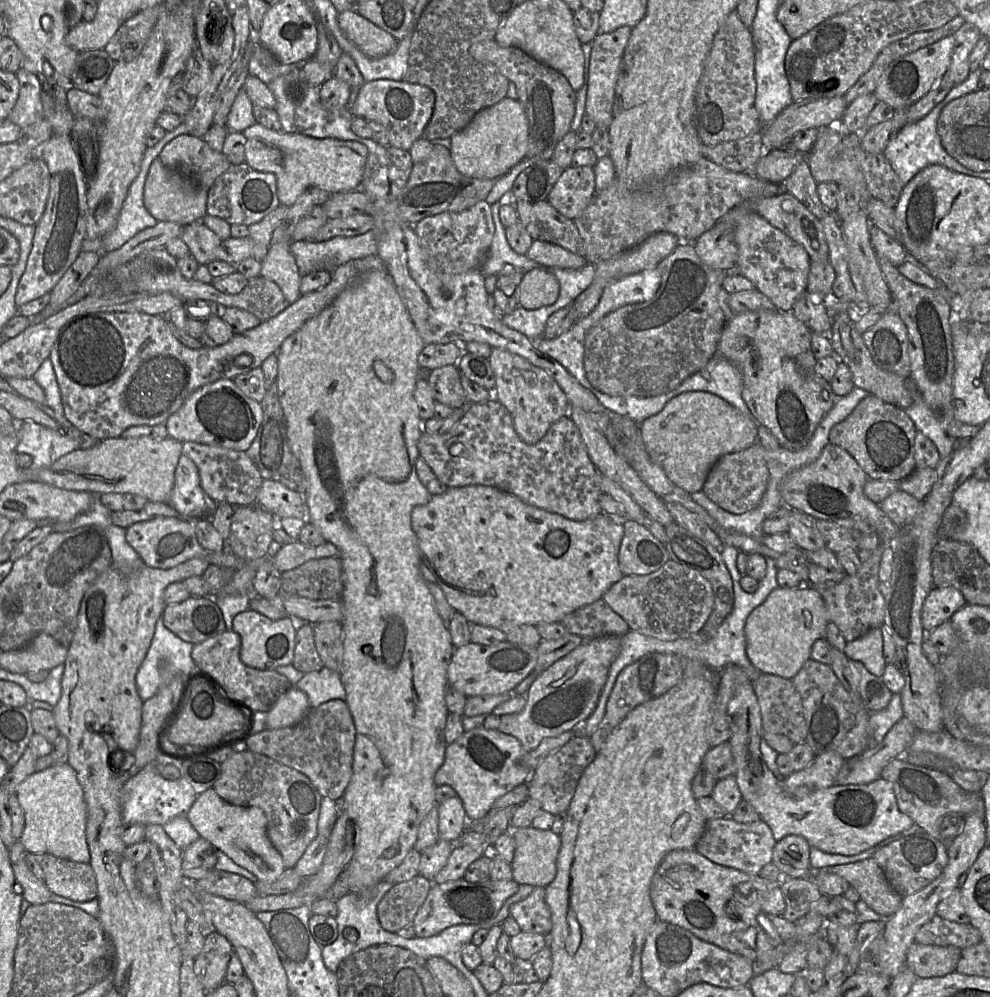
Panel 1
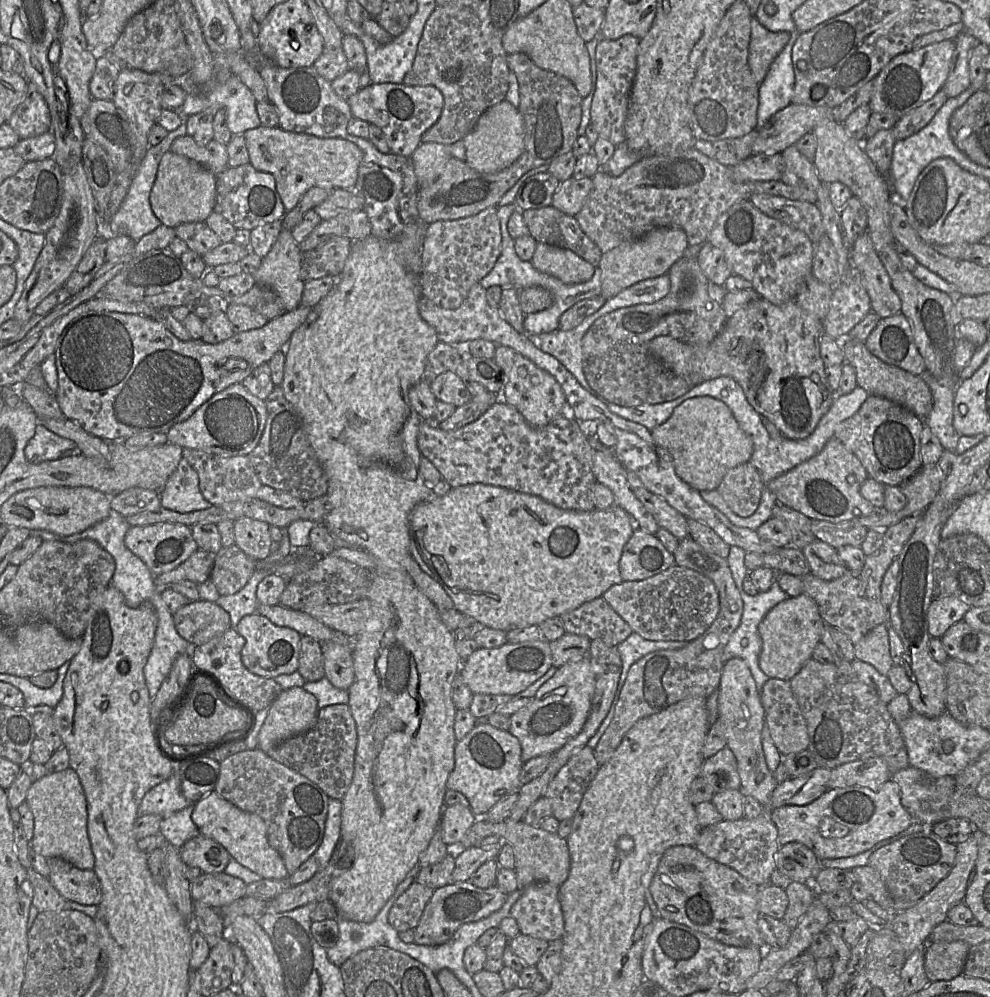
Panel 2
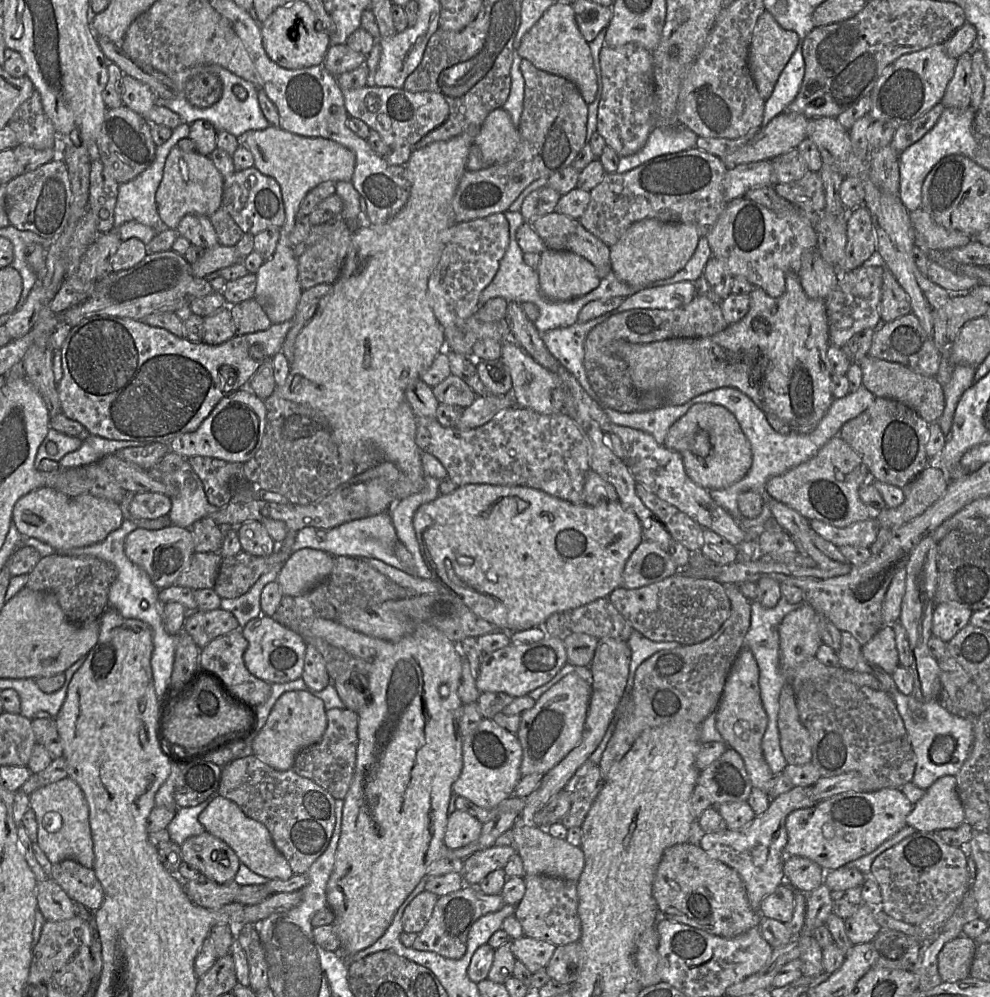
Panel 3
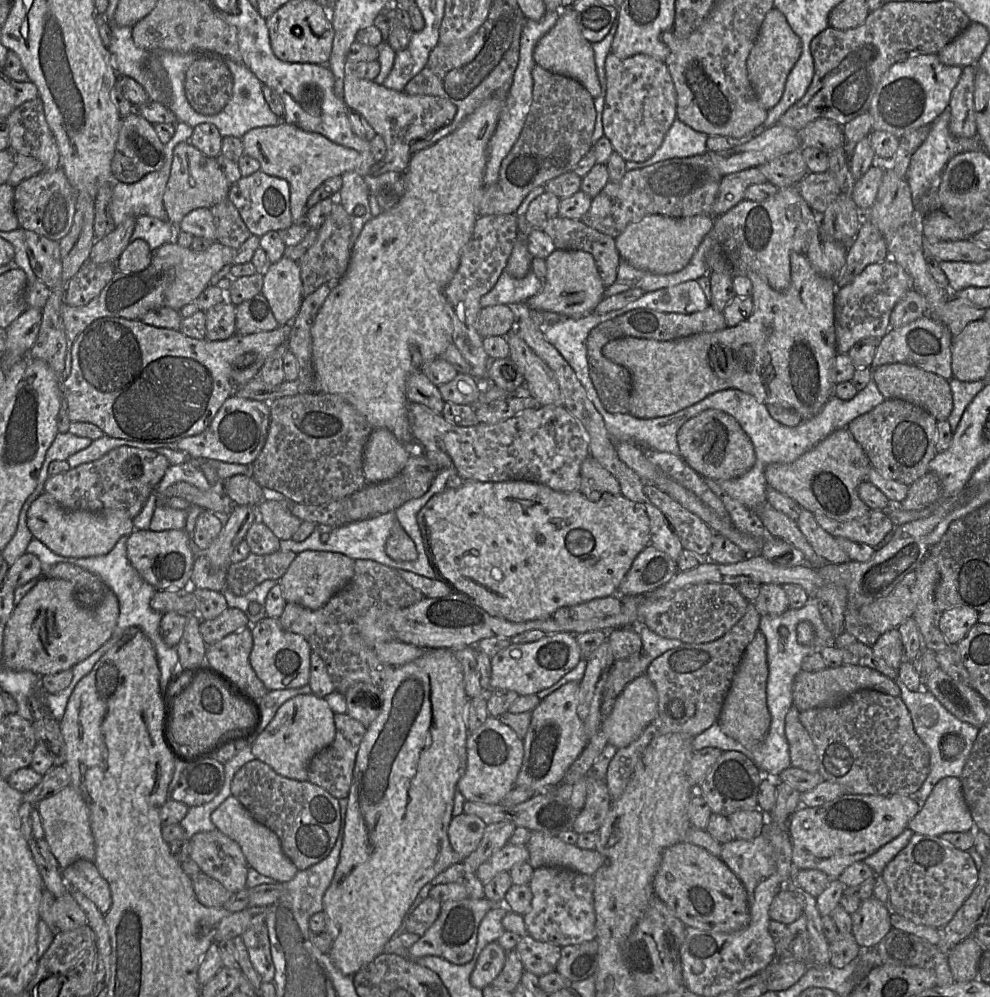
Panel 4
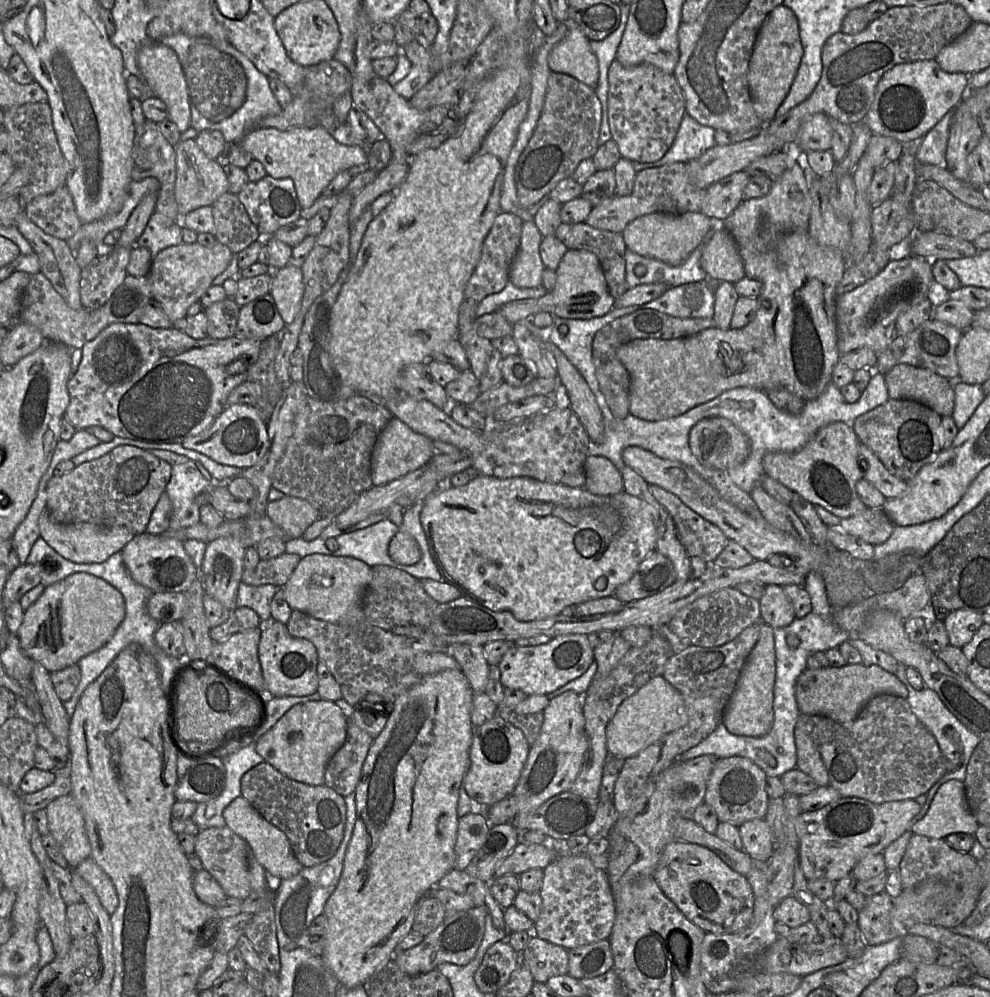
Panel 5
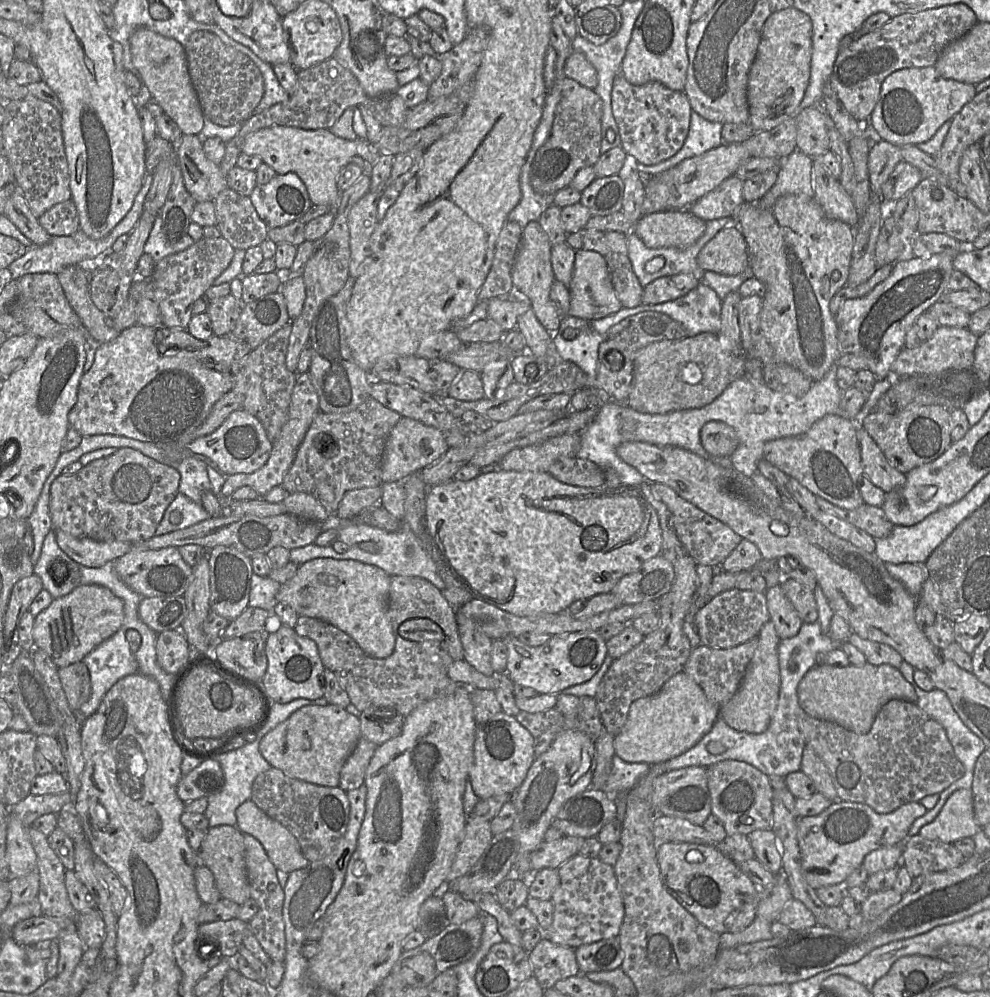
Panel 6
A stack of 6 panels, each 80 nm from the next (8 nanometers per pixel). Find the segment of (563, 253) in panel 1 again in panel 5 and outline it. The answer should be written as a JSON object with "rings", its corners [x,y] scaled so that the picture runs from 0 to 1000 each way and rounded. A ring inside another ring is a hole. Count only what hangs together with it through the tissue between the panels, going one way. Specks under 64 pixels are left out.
{"rings":[[[574,251],[561,271],[563,280],[558,292],[543,299],[519,301],[503,312],[519,327],[525,321],[535,320],[544,313],[557,314],[561,319],[597,320],[615,314],[621,309],[621,299],[613,289],[609,270],[602,255],[593,251]]]}

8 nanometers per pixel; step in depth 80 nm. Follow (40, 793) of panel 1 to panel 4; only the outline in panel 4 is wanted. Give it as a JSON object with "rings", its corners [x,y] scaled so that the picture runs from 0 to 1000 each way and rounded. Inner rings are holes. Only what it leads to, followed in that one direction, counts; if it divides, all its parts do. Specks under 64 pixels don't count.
{"rings":[[[70,787],[59,795],[41,802],[35,811],[39,814],[44,841],[61,872],[65,872],[78,863],[95,865],[96,846],[92,832],[90,811],[82,796]]]}

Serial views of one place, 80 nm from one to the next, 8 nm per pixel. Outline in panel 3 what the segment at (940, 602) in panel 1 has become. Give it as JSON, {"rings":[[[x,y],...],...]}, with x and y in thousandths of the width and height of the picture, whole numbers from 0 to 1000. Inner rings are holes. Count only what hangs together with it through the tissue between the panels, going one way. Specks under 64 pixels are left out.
{"rings":[[[968,604],[945,606],[941,617],[941,637],[956,645],[980,625],[983,613]]]}

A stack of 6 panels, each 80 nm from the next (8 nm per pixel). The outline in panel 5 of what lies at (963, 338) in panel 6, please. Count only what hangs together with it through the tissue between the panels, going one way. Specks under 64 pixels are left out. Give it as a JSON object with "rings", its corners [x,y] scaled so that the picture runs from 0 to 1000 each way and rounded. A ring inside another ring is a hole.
{"rings":[[[941,318],[921,333],[912,337],[905,337],[896,349],[886,355],[882,372],[894,375],[904,366],[918,365],[940,371],[959,382],[967,382],[968,366],[966,362],[966,348],[972,333]]]}

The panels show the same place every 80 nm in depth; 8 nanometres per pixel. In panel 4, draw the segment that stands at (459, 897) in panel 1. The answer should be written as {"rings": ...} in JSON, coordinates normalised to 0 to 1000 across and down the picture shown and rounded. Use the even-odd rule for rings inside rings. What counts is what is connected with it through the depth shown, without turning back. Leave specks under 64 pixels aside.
{"rings":[[[472,900],[446,906],[440,924],[420,946],[412,951],[414,959],[416,961],[442,959],[462,968],[473,966],[480,955],[485,925],[500,909],[501,907],[491,900],[487,902]]]}

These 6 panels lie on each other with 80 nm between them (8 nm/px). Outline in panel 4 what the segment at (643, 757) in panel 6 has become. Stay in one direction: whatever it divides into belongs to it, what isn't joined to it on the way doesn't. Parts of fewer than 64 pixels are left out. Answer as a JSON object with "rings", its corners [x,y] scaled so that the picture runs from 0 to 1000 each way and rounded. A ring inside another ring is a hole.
{"rings":[[[653,677],[636,684],[624,698],[618,713],[609,721],[607,732],[613,744],[623,751],[643,742],[662,721],[665,698],[662,688]]]}

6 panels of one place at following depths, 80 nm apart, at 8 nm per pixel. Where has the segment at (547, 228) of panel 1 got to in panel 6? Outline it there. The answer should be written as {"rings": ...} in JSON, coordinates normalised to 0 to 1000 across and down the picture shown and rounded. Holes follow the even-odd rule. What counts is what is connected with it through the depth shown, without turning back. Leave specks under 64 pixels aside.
{"rings":[[[590,228],[573,235],[572,244],[581,251],[599,251],[611,259],[619,288],[629,308],[639,309],[648,305],[649,287],[634,258],[633,235]]]}

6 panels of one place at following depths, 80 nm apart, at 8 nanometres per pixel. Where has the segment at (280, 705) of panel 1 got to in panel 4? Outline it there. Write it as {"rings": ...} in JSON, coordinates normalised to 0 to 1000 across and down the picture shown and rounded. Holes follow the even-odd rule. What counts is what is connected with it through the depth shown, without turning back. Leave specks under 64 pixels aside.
{"rings":[[[317,696],[297,698],[287,704],[270,729],[254,746],[256,757],[272,767],[280,776],[311,783],[310,770],[313,762],[338,740],[337,714],[326,700]]]}

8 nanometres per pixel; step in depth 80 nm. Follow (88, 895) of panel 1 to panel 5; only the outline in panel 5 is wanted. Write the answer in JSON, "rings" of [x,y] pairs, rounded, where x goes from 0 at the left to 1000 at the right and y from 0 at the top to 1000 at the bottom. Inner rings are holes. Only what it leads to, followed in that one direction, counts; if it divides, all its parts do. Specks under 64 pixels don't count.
{"rings":[[[94,861],[86,862],[74,874],[80,877],[96,893],[106,913],[111,918],[114,917],[120,907],[116,889],[112,881]]]}

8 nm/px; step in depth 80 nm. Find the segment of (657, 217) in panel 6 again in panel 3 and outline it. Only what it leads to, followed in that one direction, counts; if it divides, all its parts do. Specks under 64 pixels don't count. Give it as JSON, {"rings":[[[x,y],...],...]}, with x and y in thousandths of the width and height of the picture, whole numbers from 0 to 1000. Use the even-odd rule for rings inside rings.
{"rings":[[[649,220],[639,224],[617,248],[618,273],[638,287],[655,287],[688,271],[701,255],[708,237],[699,224],[672,224]]]}

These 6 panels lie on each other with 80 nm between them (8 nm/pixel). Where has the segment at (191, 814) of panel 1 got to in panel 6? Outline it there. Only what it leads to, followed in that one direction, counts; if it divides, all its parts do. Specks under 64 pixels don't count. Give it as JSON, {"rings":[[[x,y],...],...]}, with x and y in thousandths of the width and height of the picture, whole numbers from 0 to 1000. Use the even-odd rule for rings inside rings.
{"rings":[[[255,802],[247,803],[238,811],[238,819],[238,829],[265,847],[280,873],[294,876],[313,866],[305,857],[295,836],[271,818]]]}

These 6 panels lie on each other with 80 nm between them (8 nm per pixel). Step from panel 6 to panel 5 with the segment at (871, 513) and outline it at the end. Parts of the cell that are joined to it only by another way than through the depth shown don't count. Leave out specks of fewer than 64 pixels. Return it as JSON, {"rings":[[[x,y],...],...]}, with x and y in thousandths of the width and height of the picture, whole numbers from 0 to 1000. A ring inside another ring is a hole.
{"rings":[[[828,507],[822,508],[832,526],[849,530],[857,536],[881,547],[894,544],[903,532],[904,527],[895,517],[892,510],[875,510],[869,516],[848,520]]]}

